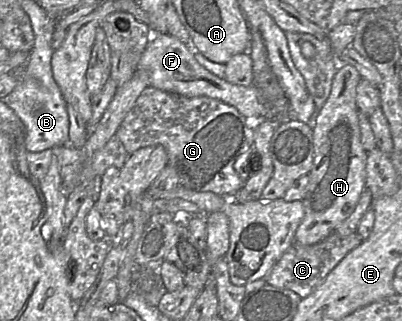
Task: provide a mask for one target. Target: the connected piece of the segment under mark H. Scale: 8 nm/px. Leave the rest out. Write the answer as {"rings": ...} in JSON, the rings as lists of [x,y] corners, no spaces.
{"rings":[[[347,63],[338,64],[331,92],[319,110],[313,126],[314,160],[308,172],[309,183],[301,202],[304,216],[293,245],[313,245],[333,233],[354,211],[366,187],[368,151],[377,148],[368,116],[356,103],[356,88],[362,77]]]}

